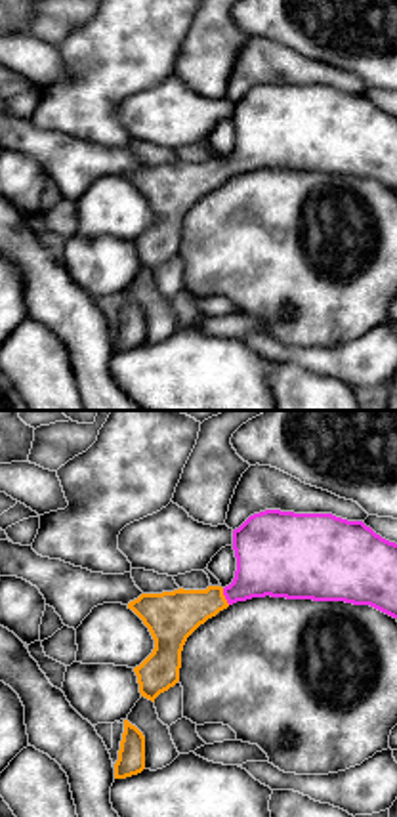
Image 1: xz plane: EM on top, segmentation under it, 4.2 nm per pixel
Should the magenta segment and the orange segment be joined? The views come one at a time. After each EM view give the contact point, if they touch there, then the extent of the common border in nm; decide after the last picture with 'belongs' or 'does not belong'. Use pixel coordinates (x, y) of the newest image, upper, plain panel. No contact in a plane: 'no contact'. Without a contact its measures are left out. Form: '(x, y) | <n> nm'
(224, 167) | 80 nm

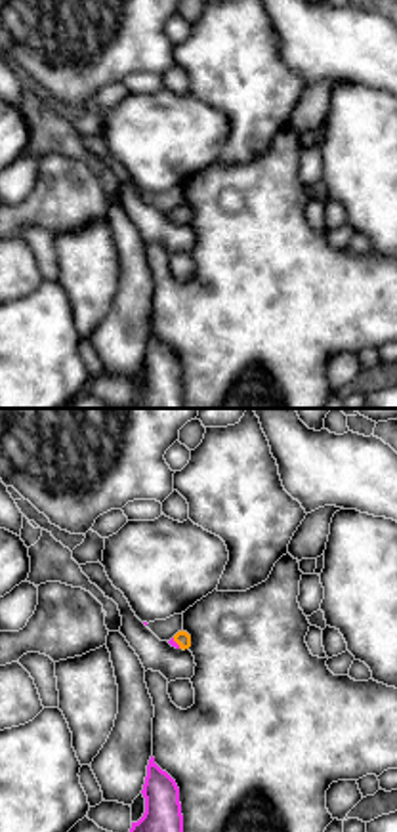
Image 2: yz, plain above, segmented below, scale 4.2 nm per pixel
(176, 216) | 60 nm

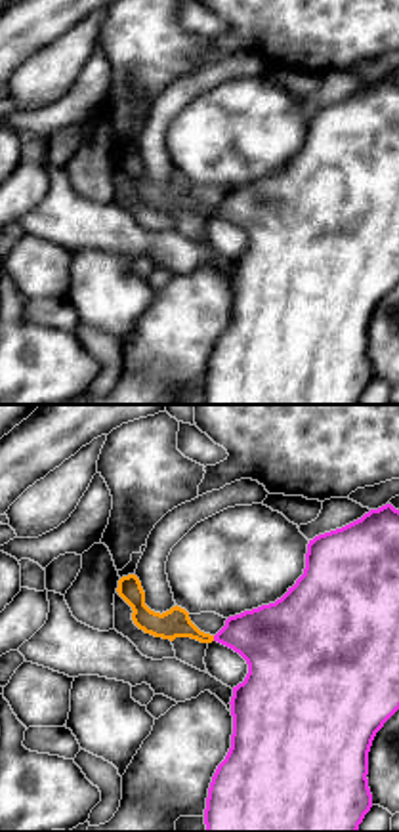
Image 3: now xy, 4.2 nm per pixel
(214, 210) | 30 nm

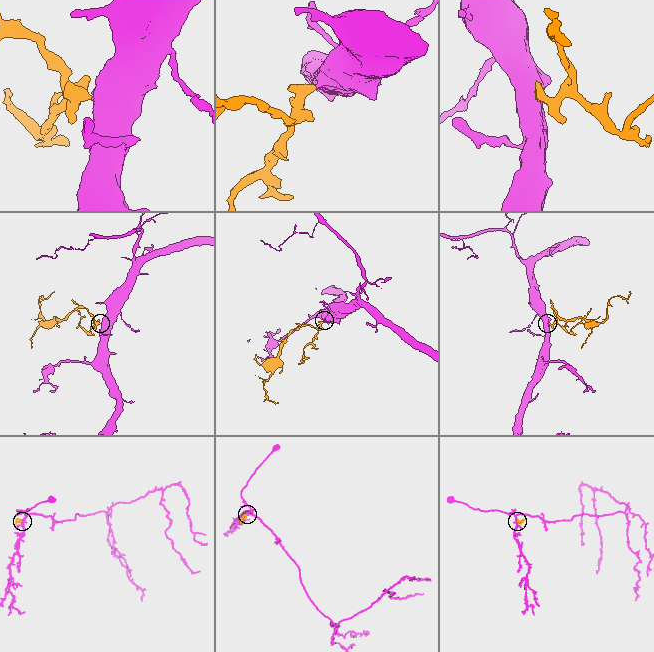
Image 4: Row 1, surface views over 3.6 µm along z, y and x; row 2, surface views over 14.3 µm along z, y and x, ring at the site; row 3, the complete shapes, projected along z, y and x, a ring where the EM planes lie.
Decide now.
belongs

